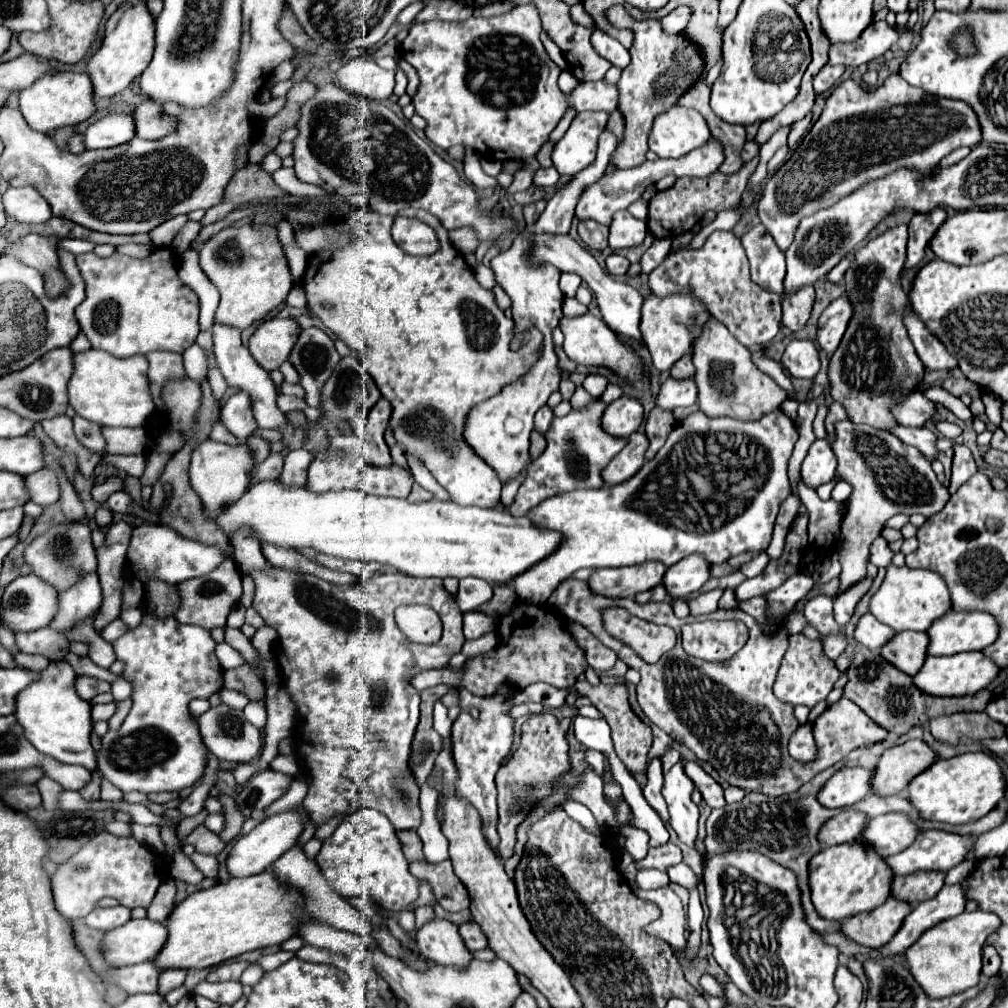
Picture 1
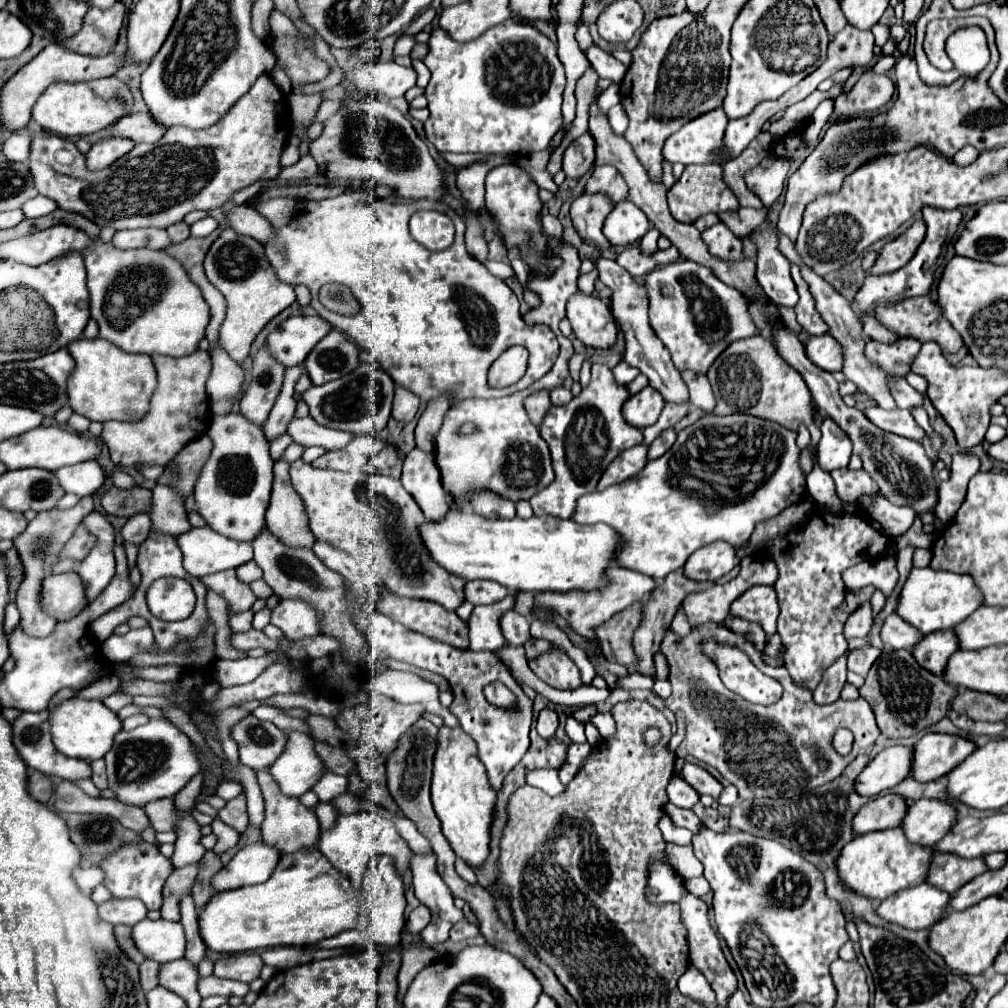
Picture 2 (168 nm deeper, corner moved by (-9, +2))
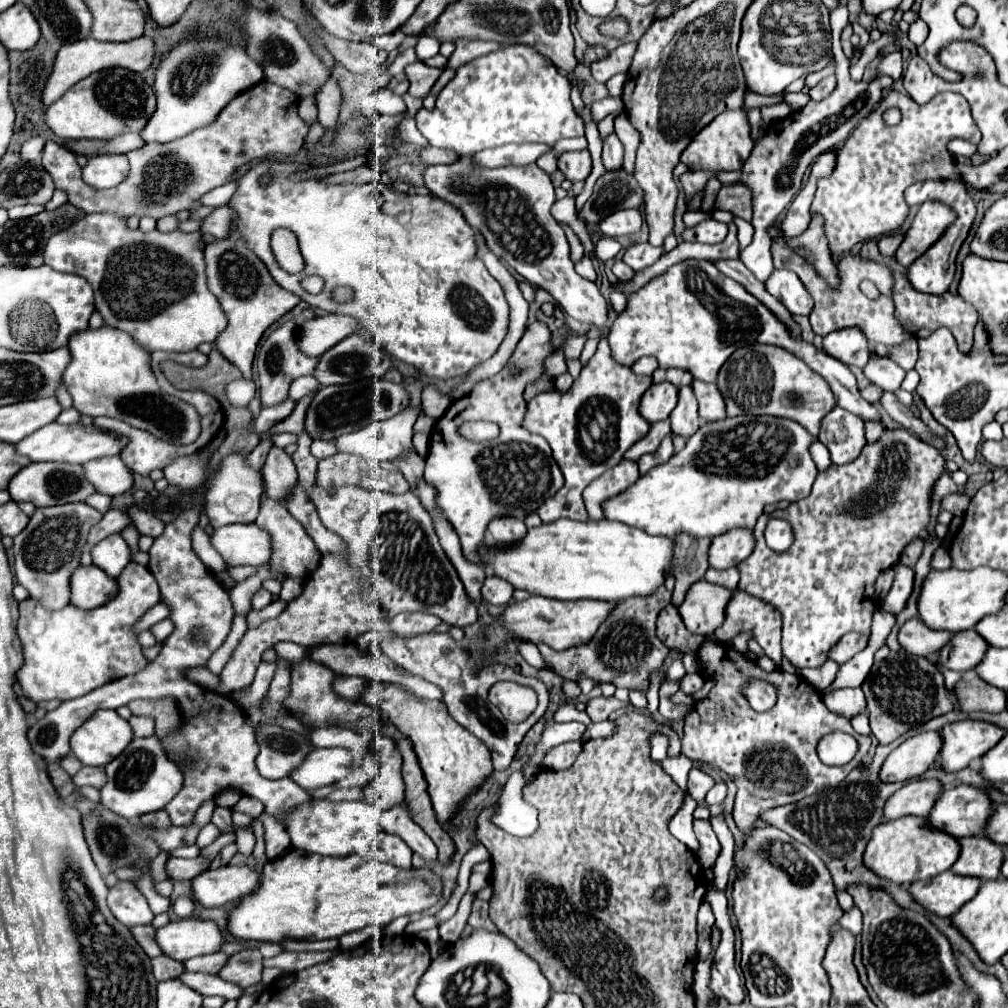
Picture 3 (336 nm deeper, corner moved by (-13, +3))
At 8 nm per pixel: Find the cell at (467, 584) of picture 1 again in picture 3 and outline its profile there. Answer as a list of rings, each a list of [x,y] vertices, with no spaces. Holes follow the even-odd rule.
[[[488,573],[482,585],[482,599],[492,605],[508,605],[512,601],[512,591],[514,587],[510,587],[510,583]]]

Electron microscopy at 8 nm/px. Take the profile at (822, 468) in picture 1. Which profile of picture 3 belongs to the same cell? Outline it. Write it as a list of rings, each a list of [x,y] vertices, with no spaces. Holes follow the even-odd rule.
[[[834,407],[822,421],[818,439],[828,447],[832,461],[844,465],[854,461],[866,445],[864,421],[842,407]]]

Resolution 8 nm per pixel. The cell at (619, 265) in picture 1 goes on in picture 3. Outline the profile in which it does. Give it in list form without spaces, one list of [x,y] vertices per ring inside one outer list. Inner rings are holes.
[[[638,243],[638,245],[630,247],[630,249],[624,253],[624,261],[626,261],[634,271],[642,271],[642,269],[650,267],[652,263],[656,263],[662,253],[664,253],[662,247],[652,247],[650,243]]]

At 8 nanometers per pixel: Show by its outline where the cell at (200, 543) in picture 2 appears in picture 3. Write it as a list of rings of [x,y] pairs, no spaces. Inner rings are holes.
[[[256,523],[220,527],[212,533],[212,545],[220,551],[228,567],[248,563],[260,567],[270,561],[270,535]]]

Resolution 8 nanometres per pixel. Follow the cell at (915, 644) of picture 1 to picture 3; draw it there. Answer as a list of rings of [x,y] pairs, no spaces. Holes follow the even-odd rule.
[[[974,629],[960,631],[946,647],[942,647],[938,661],[948,669],[964,673],[974,669],[984,659],[988,649],[990,645],[986,639],[982,639],[982,635],[978,635]]]

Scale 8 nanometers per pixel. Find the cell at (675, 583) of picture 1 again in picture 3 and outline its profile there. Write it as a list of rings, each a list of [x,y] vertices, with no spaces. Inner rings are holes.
[[[746,529],[728,531],[726,535],[718,535],[712,539],[710,547],[710,567],[728,569],[736,567],[742,559],[746,559],[754,549],[754,533]]]

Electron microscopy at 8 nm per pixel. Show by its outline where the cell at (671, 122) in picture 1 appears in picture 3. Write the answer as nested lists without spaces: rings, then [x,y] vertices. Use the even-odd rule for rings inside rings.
[[[742,109],[724,111],[710,125],[706,125],[698,135],[694,135],[690,145],[684,149],[680,161],[686,163],[690,169],[736,171],[746,163],[752,147],[754,147],[754,141],[750,137],[750,123],[746,119],[746,113]]]

